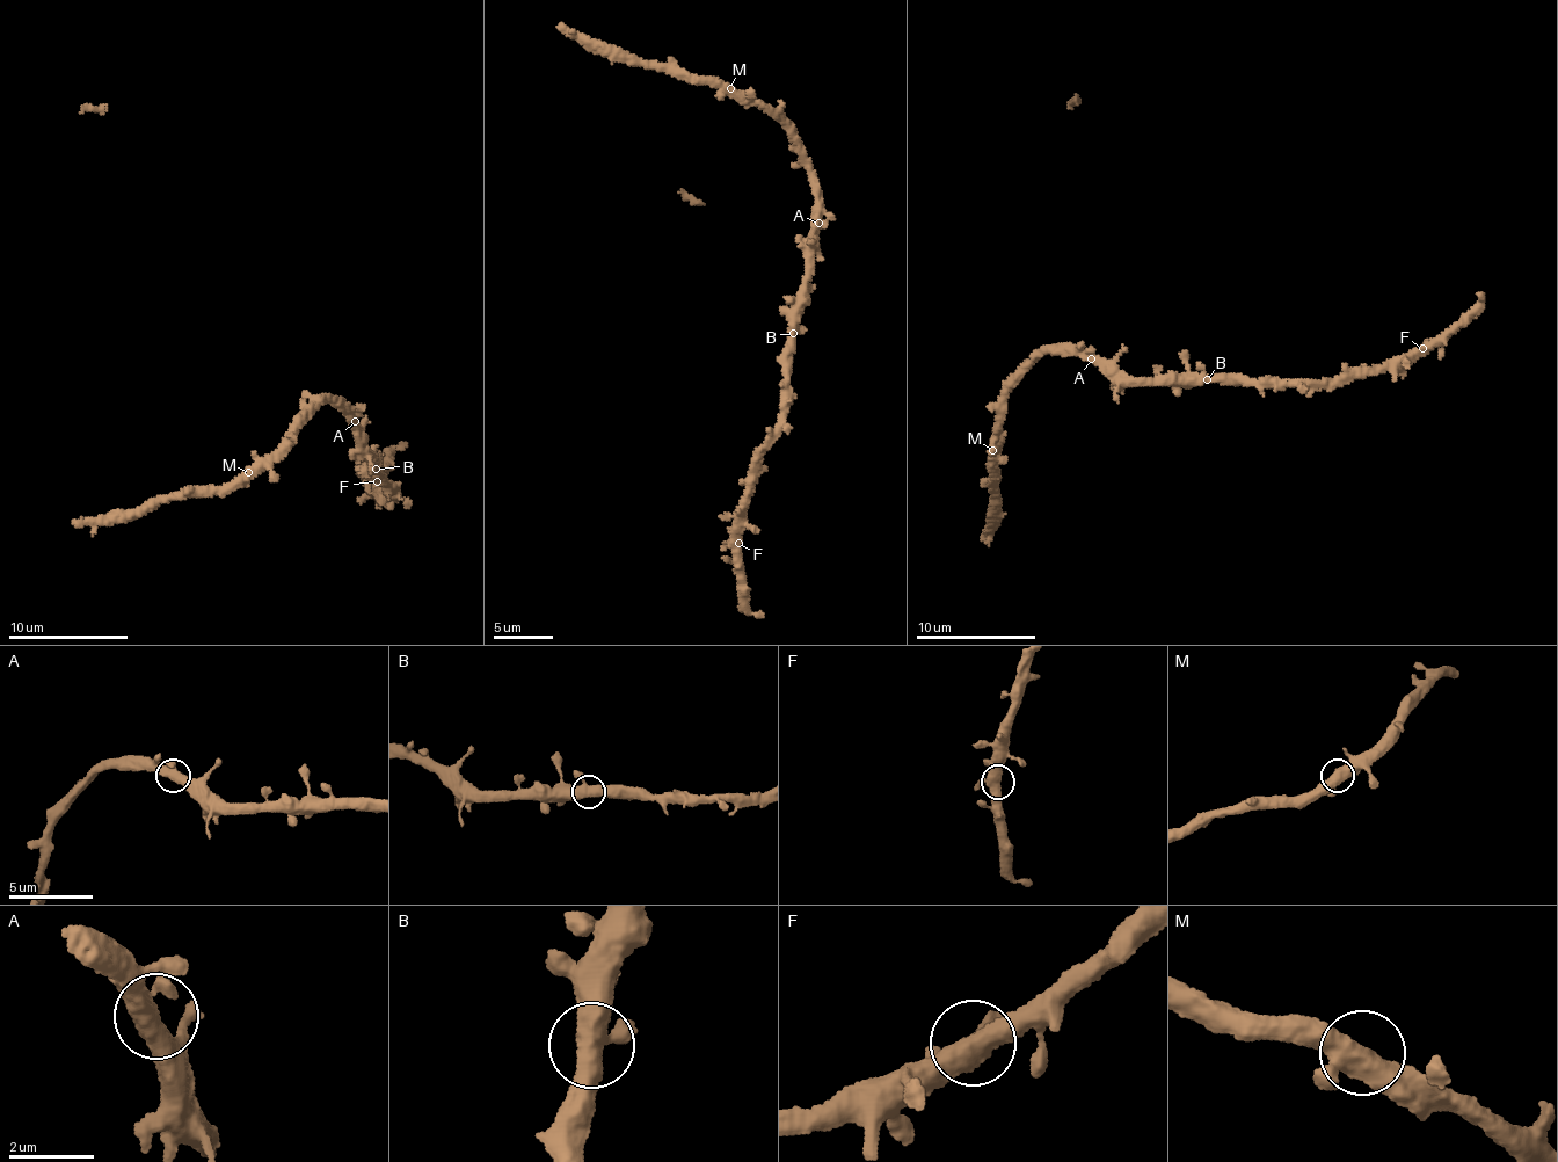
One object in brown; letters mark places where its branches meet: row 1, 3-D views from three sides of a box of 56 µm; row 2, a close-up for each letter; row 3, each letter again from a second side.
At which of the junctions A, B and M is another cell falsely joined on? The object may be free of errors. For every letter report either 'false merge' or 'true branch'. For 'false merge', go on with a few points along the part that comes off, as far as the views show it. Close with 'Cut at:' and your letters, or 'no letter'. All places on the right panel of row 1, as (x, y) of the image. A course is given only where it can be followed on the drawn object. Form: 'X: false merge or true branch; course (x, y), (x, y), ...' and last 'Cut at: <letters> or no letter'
A: true branch
B: true branch
M: true branch
Cut at: no letter

